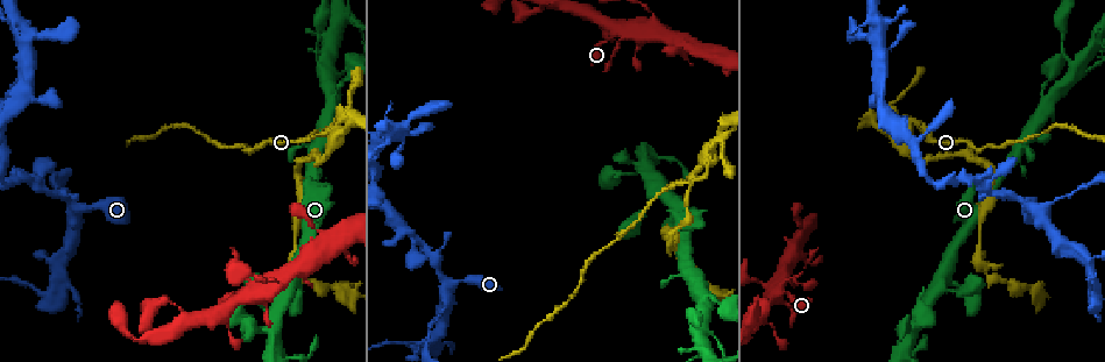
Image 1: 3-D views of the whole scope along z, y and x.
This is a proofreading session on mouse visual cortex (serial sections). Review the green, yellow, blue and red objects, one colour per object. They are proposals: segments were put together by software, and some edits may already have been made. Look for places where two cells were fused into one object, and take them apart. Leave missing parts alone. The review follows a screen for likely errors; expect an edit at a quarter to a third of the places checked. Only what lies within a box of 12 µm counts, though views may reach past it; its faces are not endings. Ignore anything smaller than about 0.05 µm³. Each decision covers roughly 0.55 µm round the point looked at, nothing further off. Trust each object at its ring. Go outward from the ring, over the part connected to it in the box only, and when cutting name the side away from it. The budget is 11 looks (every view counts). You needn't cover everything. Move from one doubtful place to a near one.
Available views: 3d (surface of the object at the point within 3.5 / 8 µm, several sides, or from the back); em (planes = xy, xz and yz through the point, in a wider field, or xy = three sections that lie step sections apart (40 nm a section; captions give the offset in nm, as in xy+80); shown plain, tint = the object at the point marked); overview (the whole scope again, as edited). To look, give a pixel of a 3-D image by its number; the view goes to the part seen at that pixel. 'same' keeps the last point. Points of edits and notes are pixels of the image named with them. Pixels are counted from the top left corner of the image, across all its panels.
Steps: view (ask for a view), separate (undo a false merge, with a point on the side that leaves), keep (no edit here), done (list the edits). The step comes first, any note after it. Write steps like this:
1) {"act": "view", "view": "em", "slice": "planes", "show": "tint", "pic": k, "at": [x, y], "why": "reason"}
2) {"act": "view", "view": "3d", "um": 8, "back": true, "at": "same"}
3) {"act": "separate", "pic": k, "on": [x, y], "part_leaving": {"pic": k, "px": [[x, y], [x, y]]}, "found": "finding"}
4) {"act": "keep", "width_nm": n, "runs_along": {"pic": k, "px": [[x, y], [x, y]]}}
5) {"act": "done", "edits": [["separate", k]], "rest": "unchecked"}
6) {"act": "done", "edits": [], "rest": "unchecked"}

{"act": "view", "view": "3d", "um": 3.5, "pic": 1, "at": [918, 126], "why": "three arms meet"}

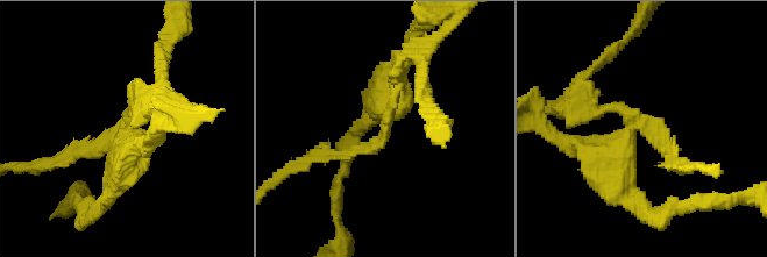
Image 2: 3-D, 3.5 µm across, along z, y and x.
{"act": "view", "view": "em", "slice": "xy", "step": 3, "show": "tint", "pic": 2, "at": [124, 127], "arms": 3, "arm_widths_nm": [150, 200, 250]}

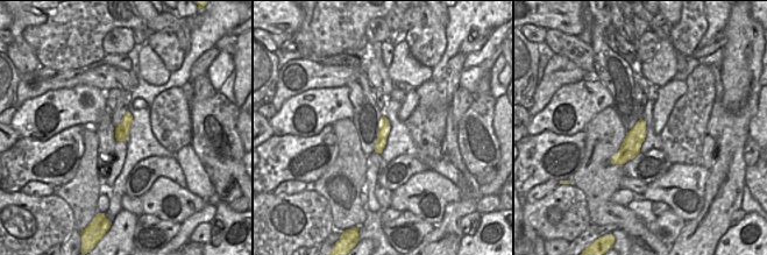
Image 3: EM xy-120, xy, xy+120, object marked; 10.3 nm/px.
{"act": "separate", "pic": 2, "on": [616, 159], "part_leaving": {"pic": 2, "px": [[630, 130], [594, 155], [630, 191]]}, "found": "two cells meet here"}

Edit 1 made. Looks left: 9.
{"act": "view", "view": "3d", "um": 3.5, "pic": 1, "at": [276, 333], "why": "three arms meet"}

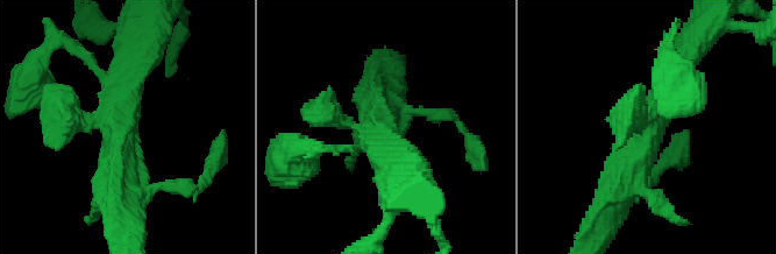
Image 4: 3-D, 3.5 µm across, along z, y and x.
{"act": "keep", "runs_along": {"pic": 4, "px": [[682, 60], [646, 124], [628, 192]]}, "found": "continuous, no second cell"}

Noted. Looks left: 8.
{"act": "view", "view": "3d", "um": 8, "pic": 1, "at": [82, 209], "why": "looks like a crossing"}

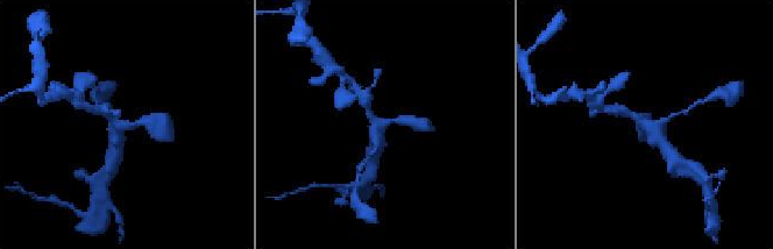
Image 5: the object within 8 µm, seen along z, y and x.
{"act": "view", "view": "em", "slice": "xy", "step": 3, "show": "tint", "pic": 5, "at": [381, 124], "arms": 4, "arm_widths_nm": [200, 200, 300, 450], "why": "now the EM"}

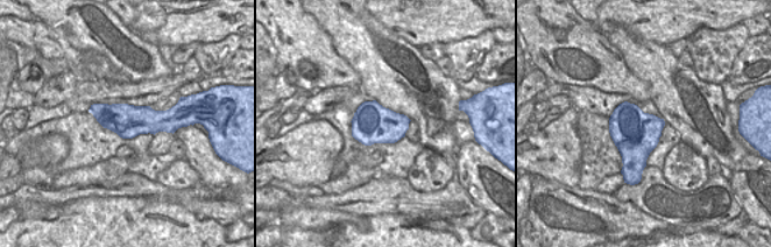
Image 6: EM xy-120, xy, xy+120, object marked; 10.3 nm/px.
{"act": "keep", "found": "one cell here"}

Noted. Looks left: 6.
{"act": "view", "view": "3d", "um": 8, "pic": 1, "at": [1090, 294], "why": "small branch off a trunk"}

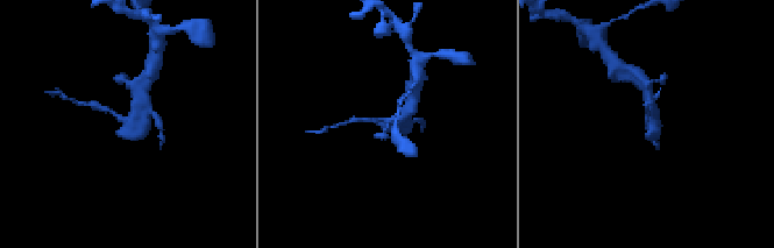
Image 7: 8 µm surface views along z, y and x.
{"act": "view", "view": "em", "slice": "xy", "step": 2, "show": "tint", "pic": 7, "at": [652, 117], "why": "need the tissue"}

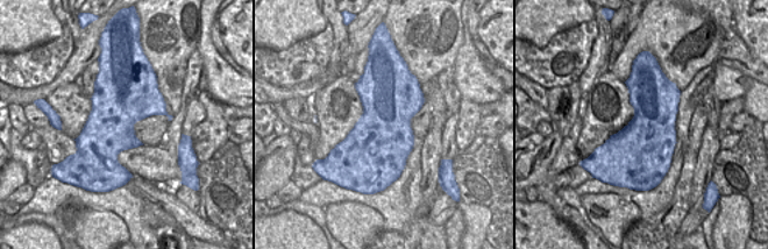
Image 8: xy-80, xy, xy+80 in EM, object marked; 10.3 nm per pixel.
{"act": "keep", "runs_along": {"pic": 7, "px": [[140, 87], [130, 122], [106, 111]]}, "found": "one cell here"}

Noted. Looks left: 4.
{"act": "view", "view": "3d", "um": 3.5, "pic": 1, "at": [876, 44], "why": "sudden change in width"}

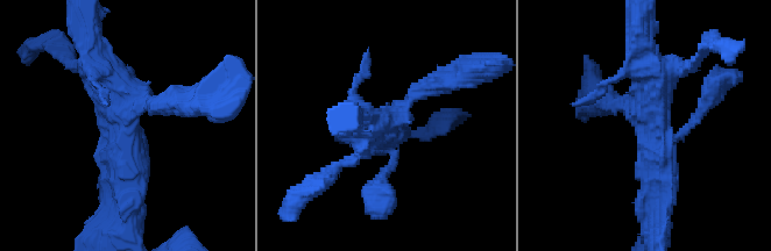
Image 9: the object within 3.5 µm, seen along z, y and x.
{"act": "view", "view": "em", "slice": "xy", "step": 1, "show": "tint", "pic": 9, "at": [648, 121], "arms": 4, "arm_widths_nm": [100, 250, 400, 450], "why": "need the tissue"}

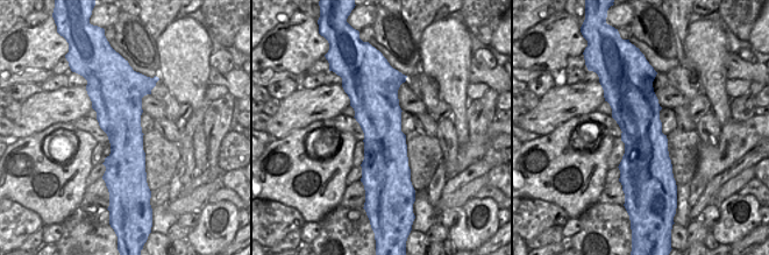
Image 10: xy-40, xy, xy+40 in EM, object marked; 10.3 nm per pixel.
{"act": "keep", "runs_along": {"pic": 9, "px": [[127, 201], [127, 120], [94, 55]]}, "found": "one cell here"}

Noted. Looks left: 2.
{"act": "done", "edits": [["separate", 2]], "rest": "unchecked"}

